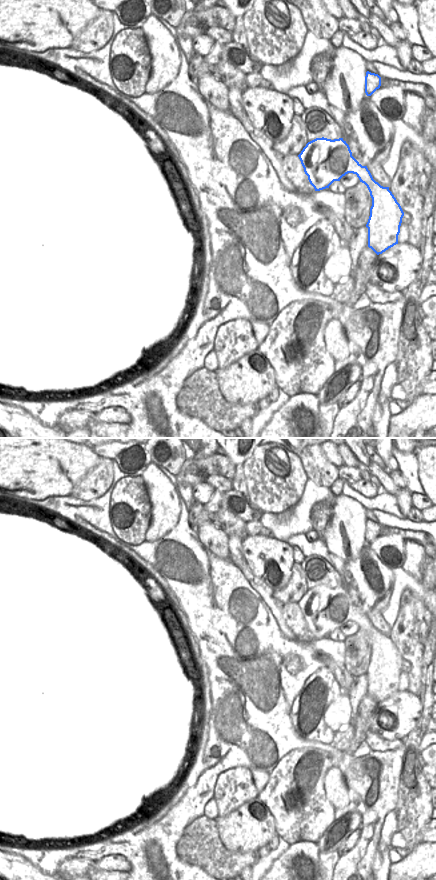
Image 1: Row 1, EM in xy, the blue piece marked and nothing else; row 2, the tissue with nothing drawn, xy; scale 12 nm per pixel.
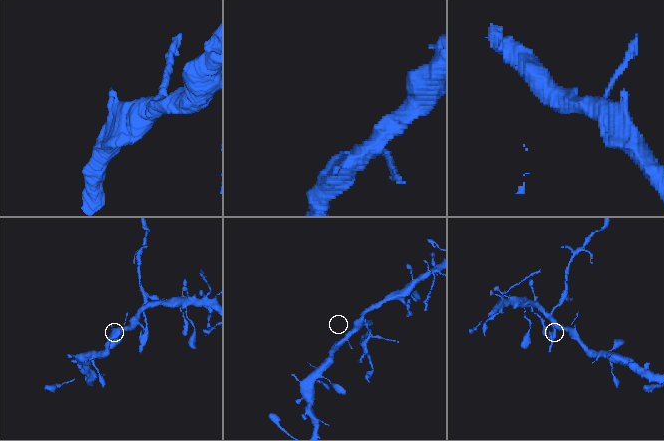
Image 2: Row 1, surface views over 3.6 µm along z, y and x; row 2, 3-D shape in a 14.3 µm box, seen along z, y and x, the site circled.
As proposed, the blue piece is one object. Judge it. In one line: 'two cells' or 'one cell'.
two cells

